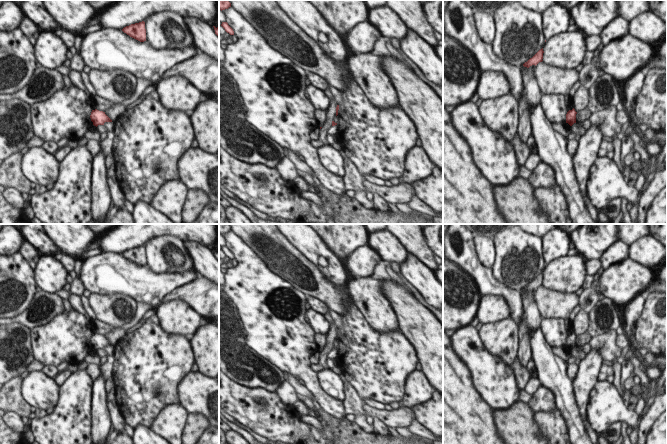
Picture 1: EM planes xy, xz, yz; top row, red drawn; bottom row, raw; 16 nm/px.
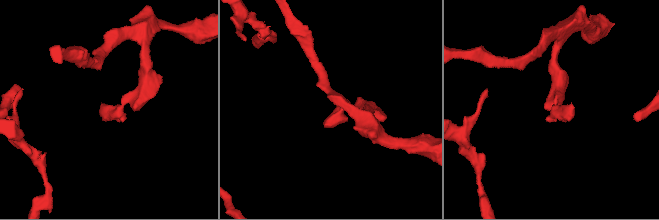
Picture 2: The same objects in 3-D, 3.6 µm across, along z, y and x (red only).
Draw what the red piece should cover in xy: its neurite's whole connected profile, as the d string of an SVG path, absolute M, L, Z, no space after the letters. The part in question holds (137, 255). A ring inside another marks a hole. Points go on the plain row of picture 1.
M144 245L126 250L122 253L122 255L140 266L146 265L146 253Z

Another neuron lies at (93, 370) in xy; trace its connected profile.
M88 364L85 371L92 380L96 379L101 373L100 366L96 364Z

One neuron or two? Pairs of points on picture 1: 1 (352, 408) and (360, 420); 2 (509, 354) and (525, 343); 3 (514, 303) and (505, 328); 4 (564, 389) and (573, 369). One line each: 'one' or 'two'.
1: two
2: two
3: two
4: two

